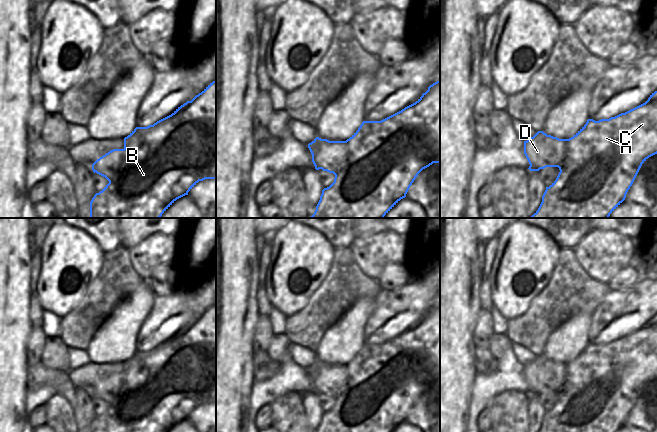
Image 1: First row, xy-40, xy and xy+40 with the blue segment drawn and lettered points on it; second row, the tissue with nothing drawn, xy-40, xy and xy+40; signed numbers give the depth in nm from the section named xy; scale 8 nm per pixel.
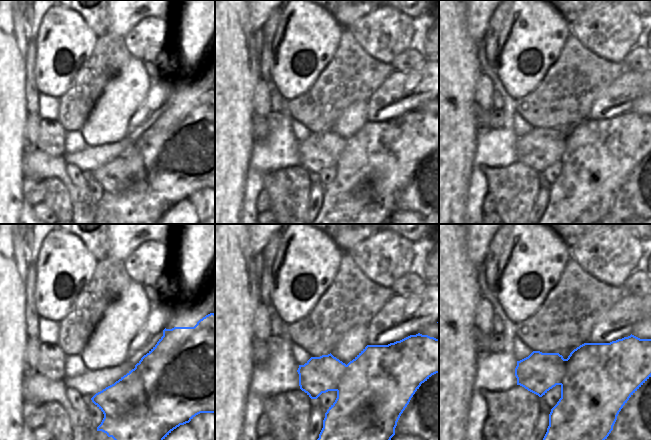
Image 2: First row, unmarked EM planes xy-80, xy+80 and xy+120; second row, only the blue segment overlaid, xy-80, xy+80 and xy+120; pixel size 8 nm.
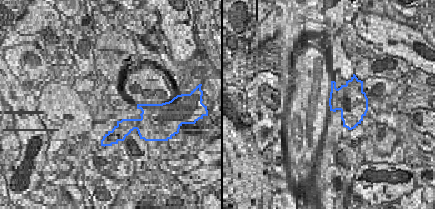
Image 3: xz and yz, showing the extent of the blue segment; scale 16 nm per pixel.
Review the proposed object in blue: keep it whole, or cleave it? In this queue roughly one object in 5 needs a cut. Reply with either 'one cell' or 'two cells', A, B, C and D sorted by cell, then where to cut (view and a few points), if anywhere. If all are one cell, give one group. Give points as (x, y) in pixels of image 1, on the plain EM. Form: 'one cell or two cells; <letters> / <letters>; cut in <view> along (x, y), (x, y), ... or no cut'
two cells; A B C / D; cut in xy along (347, 366), (345, 386), (341, 385), (338, 390), (319, 392)

